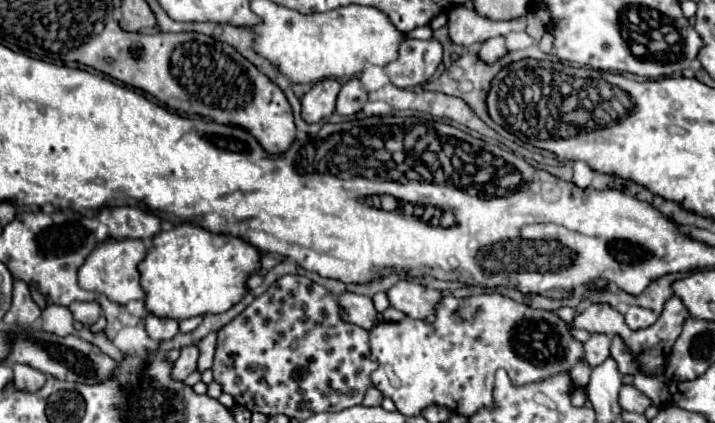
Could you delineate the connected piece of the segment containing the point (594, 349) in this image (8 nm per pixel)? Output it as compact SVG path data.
M591 334L591 338L583 344L585 362L587 362L591 368L603 364L603 362L609 358L609 346L611 346L611 338L609 338L609 336Z

